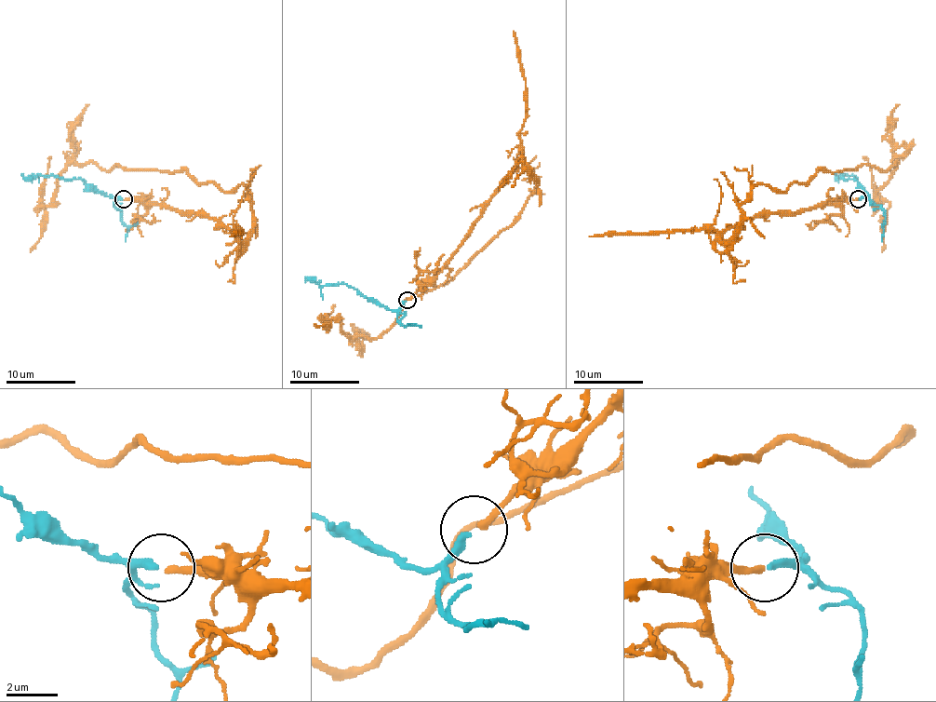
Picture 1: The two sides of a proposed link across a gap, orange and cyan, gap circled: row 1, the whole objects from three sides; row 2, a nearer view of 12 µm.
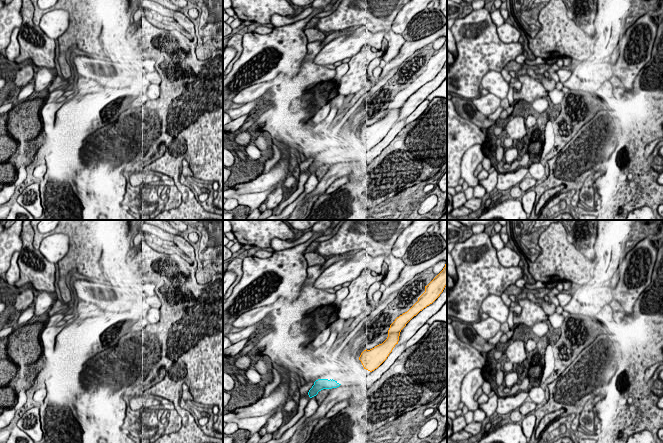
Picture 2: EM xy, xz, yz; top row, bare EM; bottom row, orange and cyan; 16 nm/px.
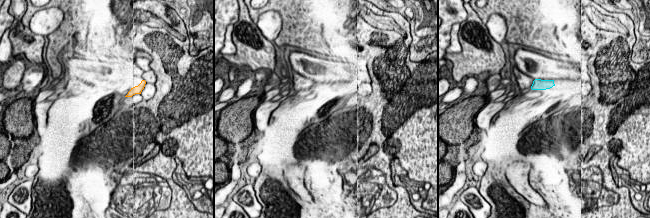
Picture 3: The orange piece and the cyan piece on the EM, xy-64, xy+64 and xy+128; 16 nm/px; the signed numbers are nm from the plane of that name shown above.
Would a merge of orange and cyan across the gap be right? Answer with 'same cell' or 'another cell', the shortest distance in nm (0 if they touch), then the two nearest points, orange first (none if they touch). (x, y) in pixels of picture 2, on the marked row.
same cell | 460 nm | xz (364, 368), (340, 384)

